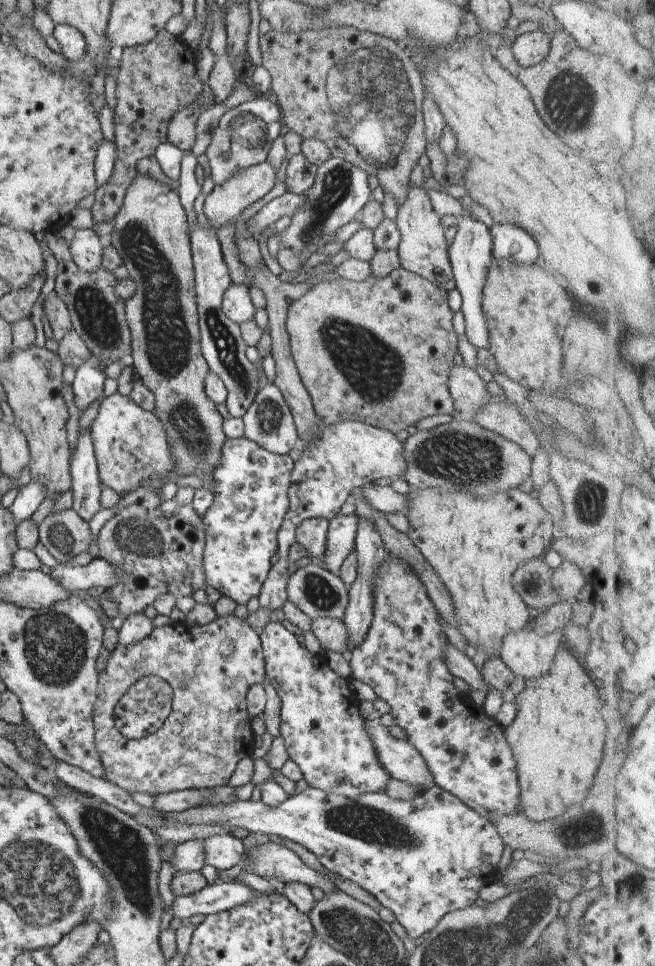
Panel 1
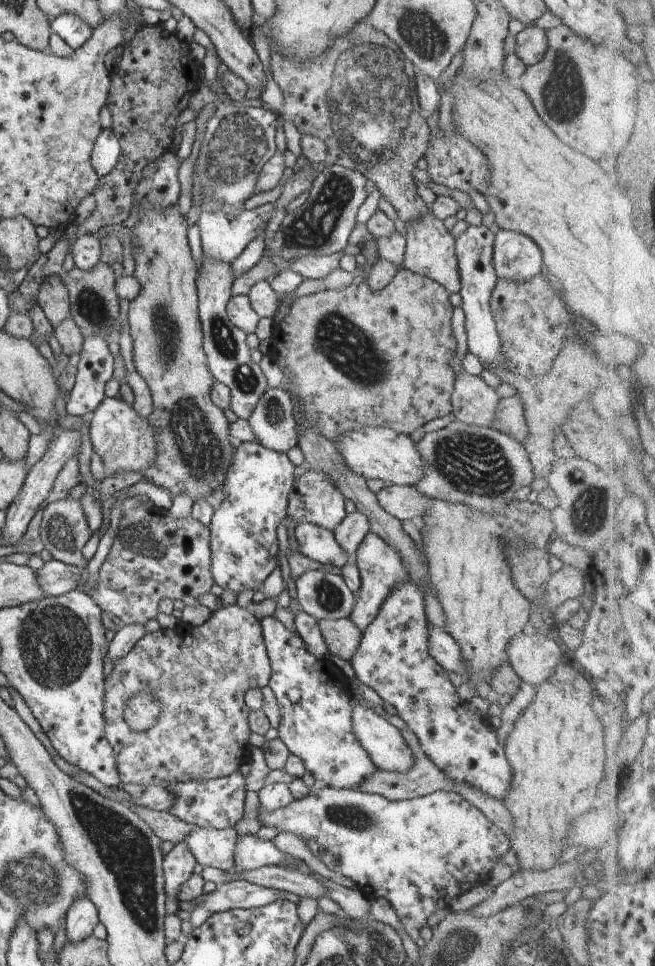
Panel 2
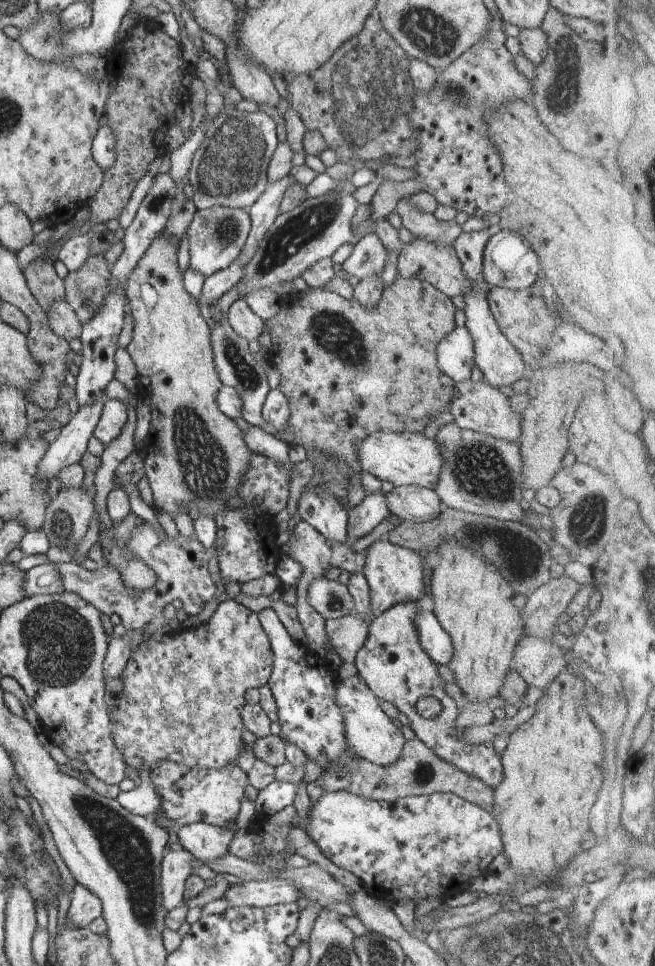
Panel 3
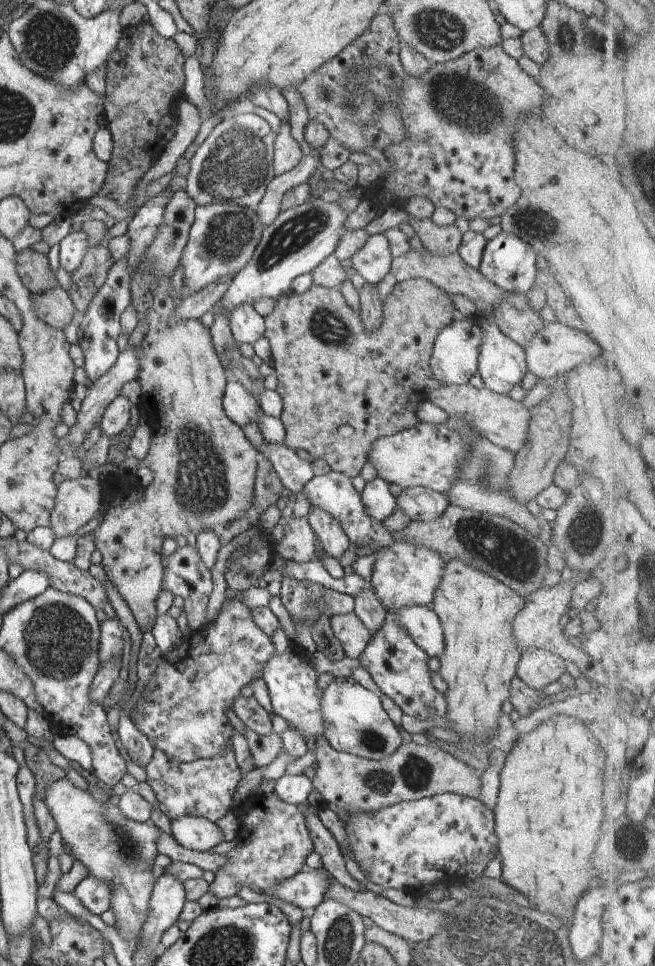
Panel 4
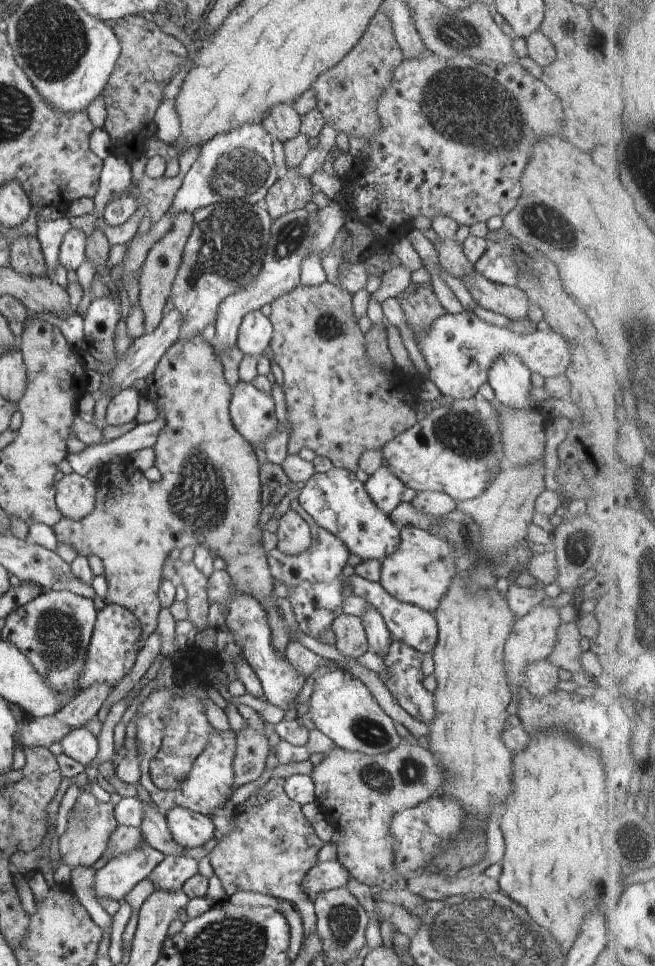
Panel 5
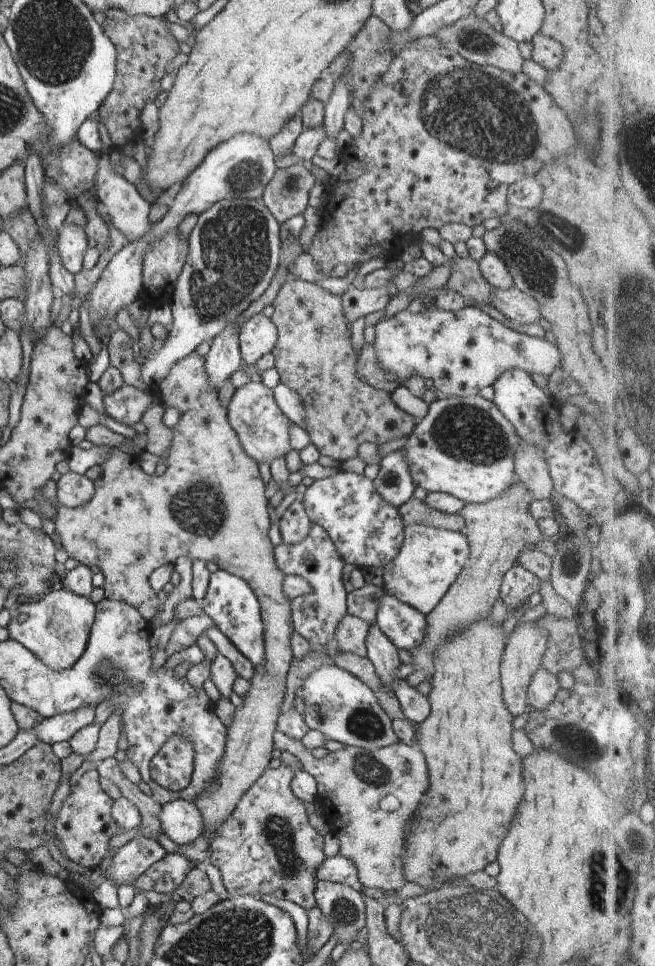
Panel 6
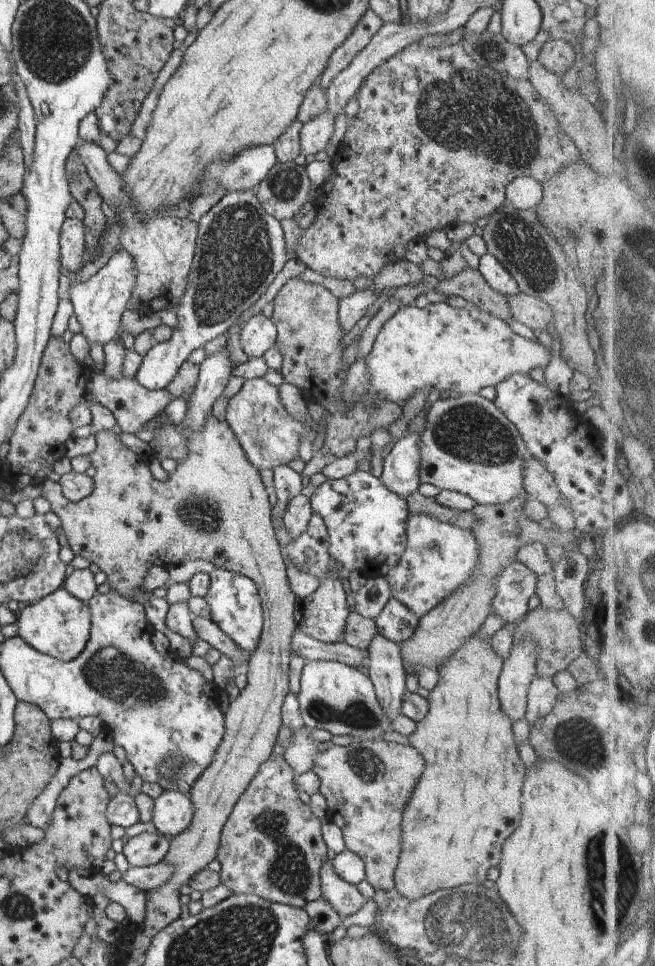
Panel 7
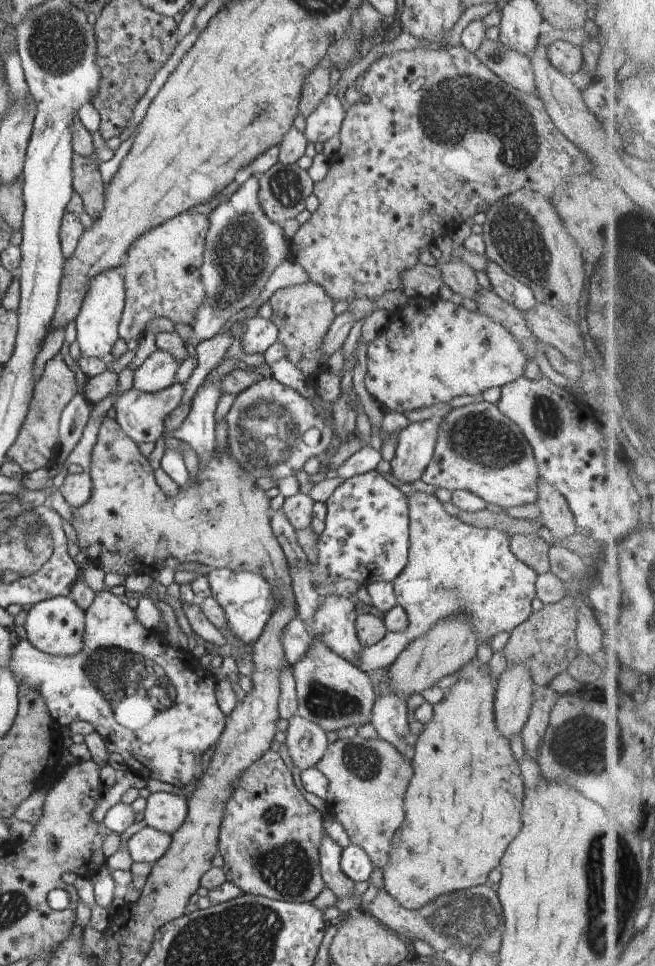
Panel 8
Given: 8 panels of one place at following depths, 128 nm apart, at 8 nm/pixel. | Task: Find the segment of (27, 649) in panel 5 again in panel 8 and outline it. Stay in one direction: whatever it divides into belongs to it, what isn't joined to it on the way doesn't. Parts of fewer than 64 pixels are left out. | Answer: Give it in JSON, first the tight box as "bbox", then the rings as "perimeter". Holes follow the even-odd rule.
{"bbox":[27,596,85,656],"perimeter":[[[56,596],[33,604],[27,612],[27,639],[38,649],[51,655],[74,656],[84,648],[85,611],[70,596]]]}

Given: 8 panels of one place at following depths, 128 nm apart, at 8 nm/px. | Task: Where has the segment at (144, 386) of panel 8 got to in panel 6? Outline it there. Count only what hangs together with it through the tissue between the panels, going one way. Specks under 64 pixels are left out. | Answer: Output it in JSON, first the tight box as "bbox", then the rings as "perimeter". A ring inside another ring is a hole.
{"bbox":[141,197,280,389],"perimeter":[[[236,197],[213,204],[198,215],[196,226],[187,241],[188,256],[175,282],[172,296],[173,326],[164,346],[141,365],[142,380],[153,389],[164,380],[164,376],[174,364],[194,352],[205,340],[216,338],[224,328],[232,325],[254,300],[260,298],[276,274],[280,262],[280,223],[261,198],[244,200],[244,197]]]}

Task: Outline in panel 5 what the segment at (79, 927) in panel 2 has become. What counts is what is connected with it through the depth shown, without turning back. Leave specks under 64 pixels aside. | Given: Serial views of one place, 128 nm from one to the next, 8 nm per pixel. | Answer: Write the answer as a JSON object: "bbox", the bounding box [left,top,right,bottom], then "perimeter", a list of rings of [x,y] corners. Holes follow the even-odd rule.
{"bbox":[93,845,164,901],"perimeter":[[[150,845],[134,848],[126,856],[116,856],[96,870],[93,889],[97,900],[112,898],[120,901],[154,870],[164,854]]]}

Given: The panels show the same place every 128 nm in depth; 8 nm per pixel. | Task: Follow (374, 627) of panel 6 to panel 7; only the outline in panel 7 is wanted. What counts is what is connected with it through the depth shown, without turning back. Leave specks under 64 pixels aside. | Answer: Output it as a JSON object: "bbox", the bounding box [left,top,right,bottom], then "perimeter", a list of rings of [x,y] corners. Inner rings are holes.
{"bbox":[367,634,406,720],"perimeter":[[[376,634],[367,648],[369,677],[378,702],[392,720],[402,710],[402,696],[406,692],[406,674],[398,643]]]}

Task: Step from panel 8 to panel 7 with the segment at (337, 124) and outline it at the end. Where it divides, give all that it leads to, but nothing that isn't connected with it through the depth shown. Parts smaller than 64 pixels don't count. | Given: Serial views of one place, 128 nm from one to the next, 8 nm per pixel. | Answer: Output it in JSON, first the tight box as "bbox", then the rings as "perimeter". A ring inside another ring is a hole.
{"bbox":[300,110,334,156],"perimeter":[[[327,110],[303,124],[300,135],[301,153],[305,156],[324,150],[334,134],[334,116]]]}

